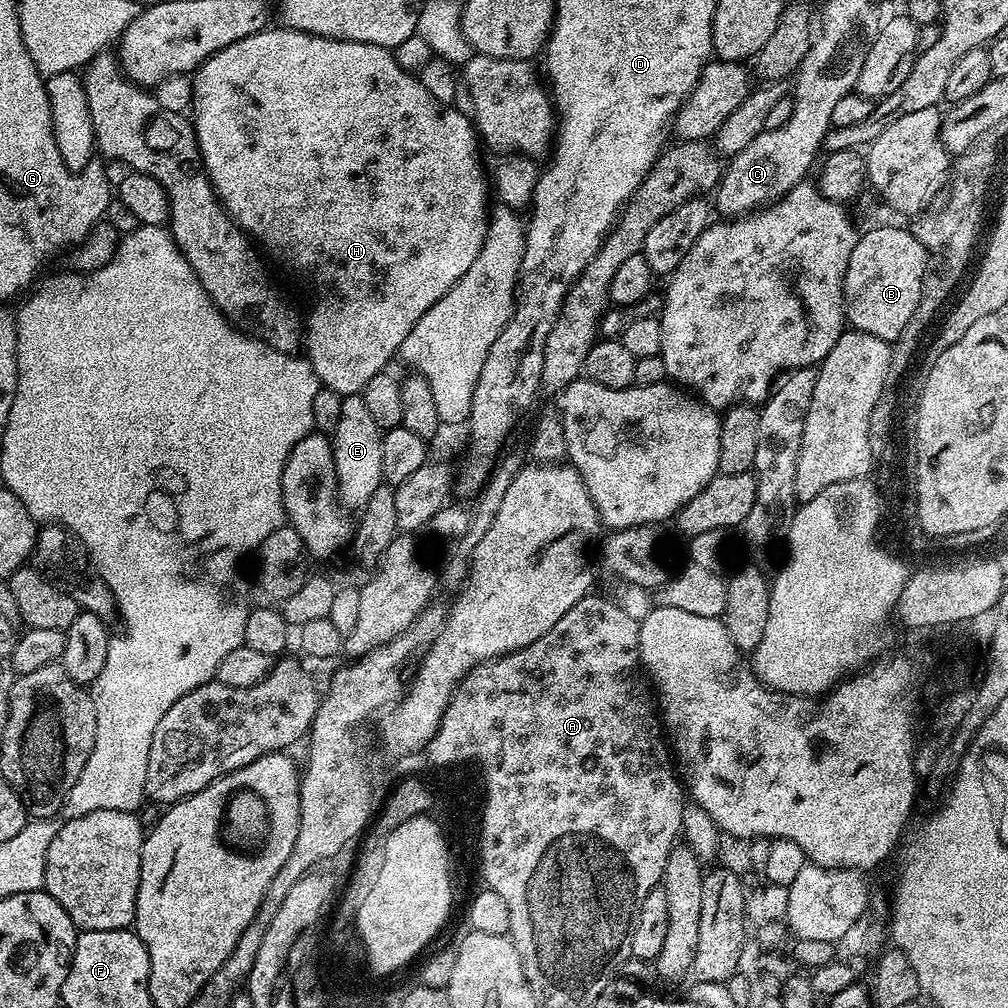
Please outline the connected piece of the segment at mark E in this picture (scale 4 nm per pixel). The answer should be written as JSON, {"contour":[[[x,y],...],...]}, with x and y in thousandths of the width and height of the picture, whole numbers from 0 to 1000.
{"contour":[[[360,392],[342,393],[336,398],[337,410],[333,413],[333,426],[327,429],[333,479],[337,485],[337,499],[342,505],[360,505],[367,498],[371,486],[381,476],[379,466],[379,438],[381,434],[375,419],[367,412]]]}

